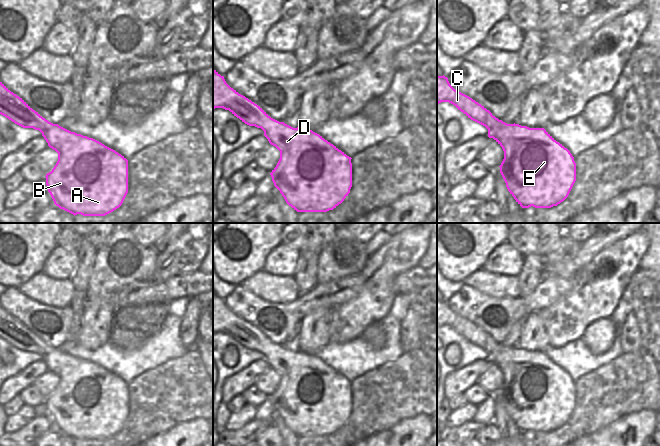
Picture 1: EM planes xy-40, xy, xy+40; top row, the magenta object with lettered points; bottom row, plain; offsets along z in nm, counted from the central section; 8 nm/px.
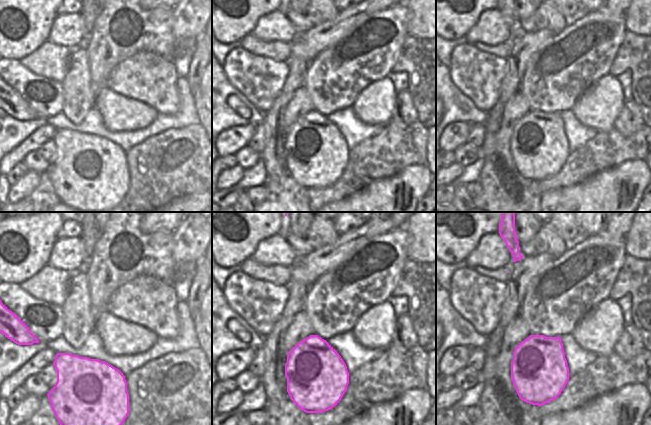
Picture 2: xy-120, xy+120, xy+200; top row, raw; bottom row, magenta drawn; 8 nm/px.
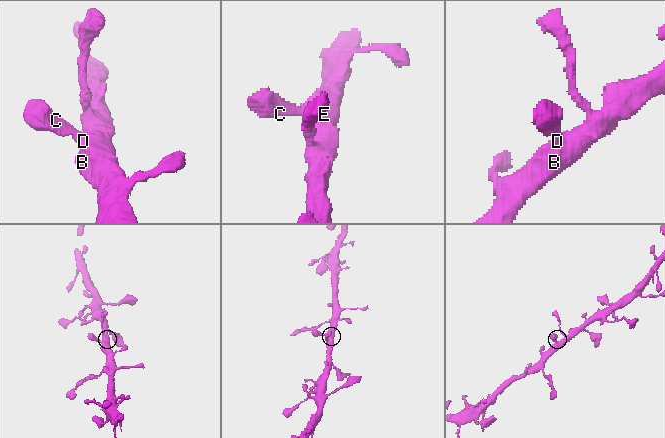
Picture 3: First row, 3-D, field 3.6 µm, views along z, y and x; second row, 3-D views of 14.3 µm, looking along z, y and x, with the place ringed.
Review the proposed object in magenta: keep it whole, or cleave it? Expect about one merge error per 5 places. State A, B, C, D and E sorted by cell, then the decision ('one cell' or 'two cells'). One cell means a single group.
A B C D E; one cell

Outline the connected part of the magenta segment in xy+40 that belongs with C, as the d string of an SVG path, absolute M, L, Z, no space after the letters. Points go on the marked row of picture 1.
M444 75L437 76L437 104L441 102L453 104L468 118L485 126L488 129L488 137L493 138L502 147L504 159L499 166L500 173L508 191L522 208L551 208L568 197L576 181L574 157L544 128L529 128L499 120L484 106L455 90Z

